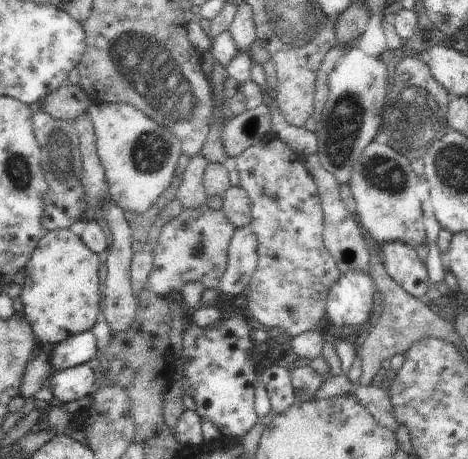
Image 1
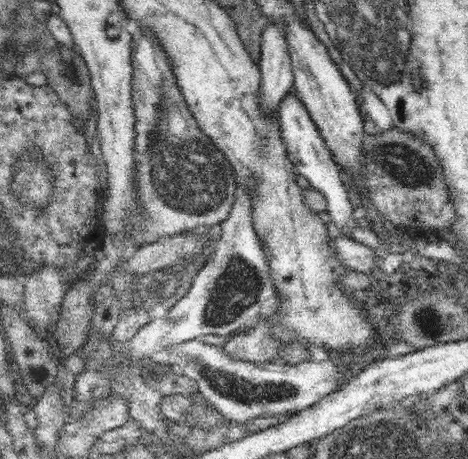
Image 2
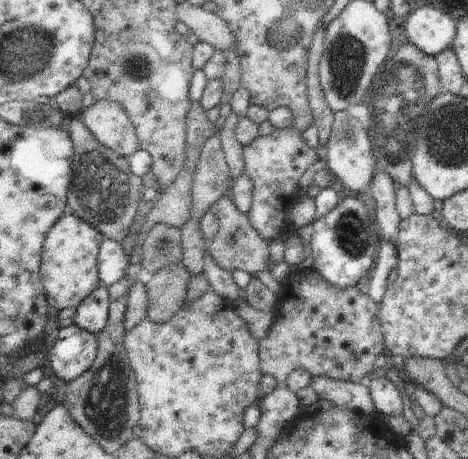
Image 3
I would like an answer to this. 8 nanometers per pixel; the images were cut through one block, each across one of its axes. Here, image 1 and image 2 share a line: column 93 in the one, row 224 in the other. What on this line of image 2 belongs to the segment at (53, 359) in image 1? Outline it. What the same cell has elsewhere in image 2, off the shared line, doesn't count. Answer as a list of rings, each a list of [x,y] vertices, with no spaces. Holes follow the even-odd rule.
[[[290,88],[290,92],[286,94],[284,102],[282,102],[282,108],[280,108],[280,112],[278,112],[278,122],[280,122],[280,138],[282,138],[284,146],[286,146],[286,156],[288,156],[288,160],[292,162],[294,172],[306,176],[308,182],[312,184],[312,188],[316,188],[316,190],[320,190],[320,192],[324,194],[324,198],[326,198],[326,202],[328,202],[328,214],[330,214],[332,222],[338,226],[338,230],[344,230],[344,234],[348,232],[348,236],[350,236],[350,230],[352,230],[354,226],[362,224],[362,220],[360,220],[360,216],[352,210],[352,204],[350,204],[350,200],[348,200],[348,192],[346,192],[346,184],[342,182],[340,166],[336,164],[332,152],[326,148],[326,142],[324,142],[324,138],[320,136],[320,132],[318,132],[314,120],[310,118],[308,110],[304,108],[304,102],[300,100],[300,96],[298,96],[292,88]]]

